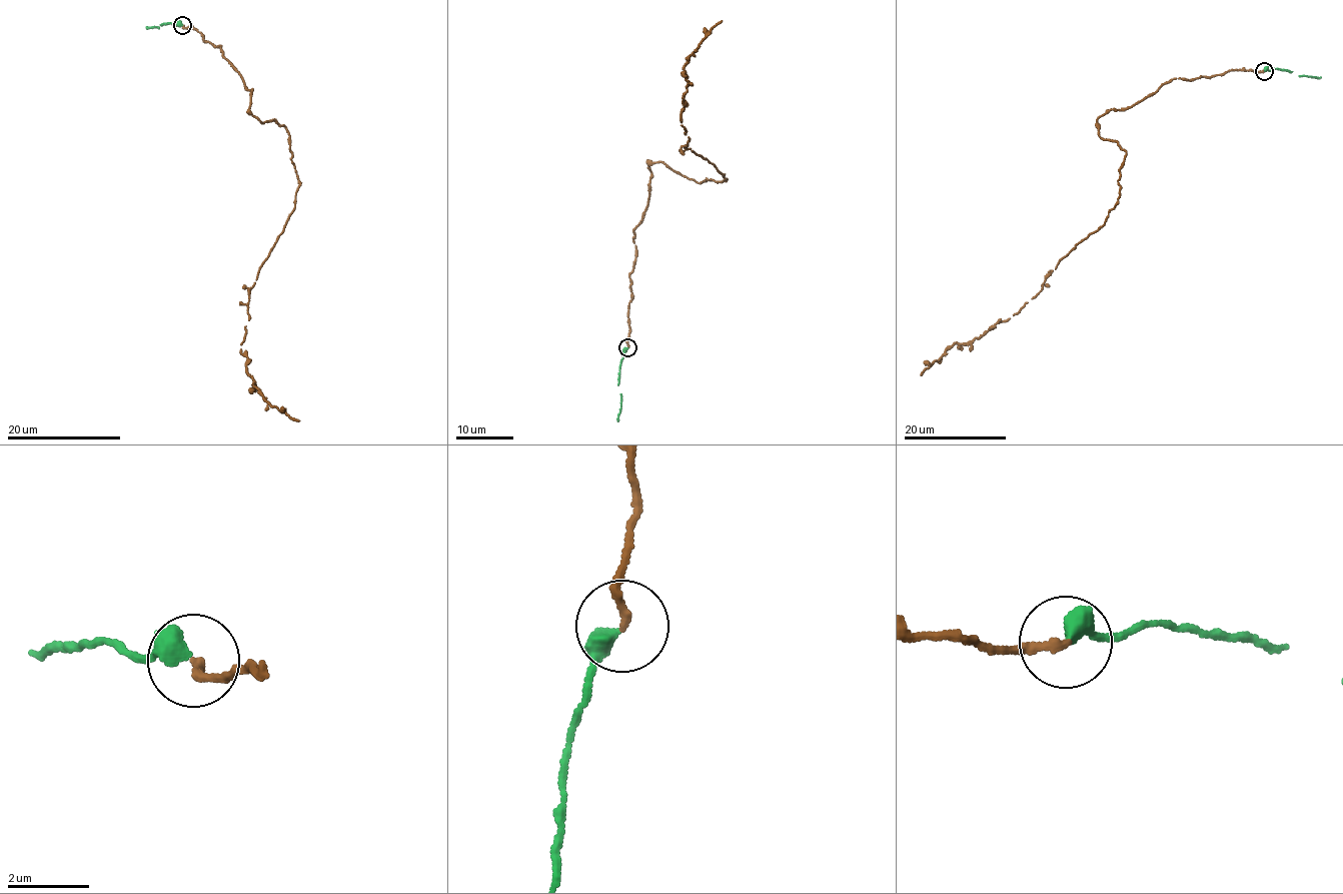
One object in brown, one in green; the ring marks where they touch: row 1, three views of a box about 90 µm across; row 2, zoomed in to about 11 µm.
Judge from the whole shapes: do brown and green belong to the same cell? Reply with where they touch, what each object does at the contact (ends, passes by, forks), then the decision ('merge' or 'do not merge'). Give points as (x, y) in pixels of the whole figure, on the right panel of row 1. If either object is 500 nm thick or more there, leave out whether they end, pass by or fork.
at (1264, 71); merge

